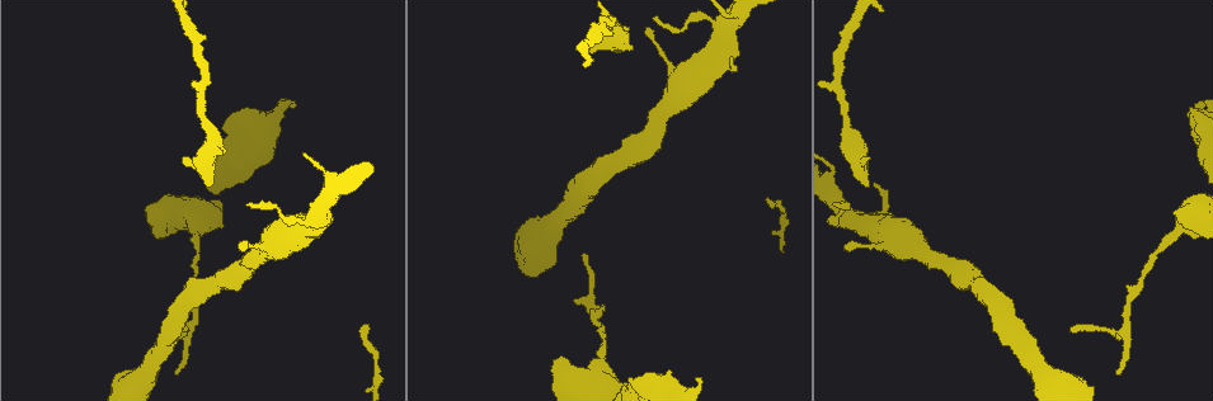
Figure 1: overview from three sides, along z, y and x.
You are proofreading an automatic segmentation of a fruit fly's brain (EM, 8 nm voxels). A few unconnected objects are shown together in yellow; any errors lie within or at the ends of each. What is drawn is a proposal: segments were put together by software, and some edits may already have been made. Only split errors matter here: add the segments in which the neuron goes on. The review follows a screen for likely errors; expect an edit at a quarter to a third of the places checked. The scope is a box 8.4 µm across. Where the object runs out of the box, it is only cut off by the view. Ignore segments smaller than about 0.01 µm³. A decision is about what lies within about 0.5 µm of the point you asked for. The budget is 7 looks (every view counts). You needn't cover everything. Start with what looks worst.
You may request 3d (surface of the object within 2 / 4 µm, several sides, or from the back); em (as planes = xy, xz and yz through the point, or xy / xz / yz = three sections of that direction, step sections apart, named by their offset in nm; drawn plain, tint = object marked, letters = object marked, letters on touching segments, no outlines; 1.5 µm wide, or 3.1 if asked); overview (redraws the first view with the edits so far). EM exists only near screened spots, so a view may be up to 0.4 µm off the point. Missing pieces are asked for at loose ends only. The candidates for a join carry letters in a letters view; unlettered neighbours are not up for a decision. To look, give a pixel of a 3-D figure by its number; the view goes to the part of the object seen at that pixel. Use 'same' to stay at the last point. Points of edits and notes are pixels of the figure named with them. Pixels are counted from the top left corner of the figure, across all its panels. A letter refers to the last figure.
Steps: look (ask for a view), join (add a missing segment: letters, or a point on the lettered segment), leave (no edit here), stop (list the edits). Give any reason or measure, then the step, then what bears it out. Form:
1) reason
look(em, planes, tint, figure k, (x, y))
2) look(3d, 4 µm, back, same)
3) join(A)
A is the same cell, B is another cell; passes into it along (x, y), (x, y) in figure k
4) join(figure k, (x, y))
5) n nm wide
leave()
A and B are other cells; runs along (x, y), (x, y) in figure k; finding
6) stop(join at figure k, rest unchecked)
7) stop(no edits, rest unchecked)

branch stops here
look(3d, 4 µm, figure 1, (183, 159))

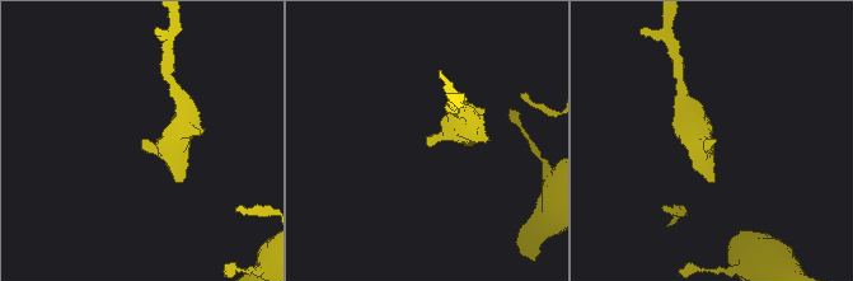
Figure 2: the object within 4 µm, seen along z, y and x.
look(em, planes, letters, figure 2, (712, 143))

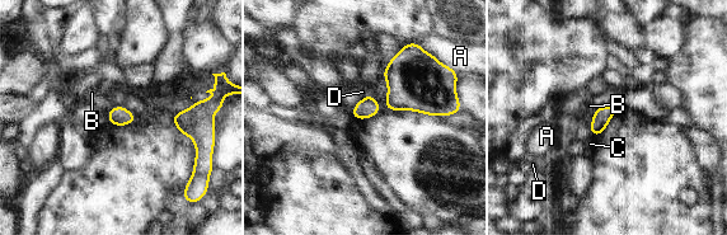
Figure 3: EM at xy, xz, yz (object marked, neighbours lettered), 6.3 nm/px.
leave()
A, B, C and D are other cells; border along (113, 106), (107, 112) in figure 3; no lettered segment goes on from it

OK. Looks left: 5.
thin end
look(em, planes, plain, figure 1, (1069, 329))

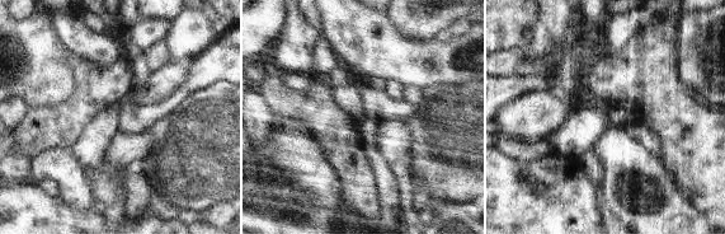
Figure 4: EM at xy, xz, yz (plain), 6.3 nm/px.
what lies round it
look(em, planes, letters, same)

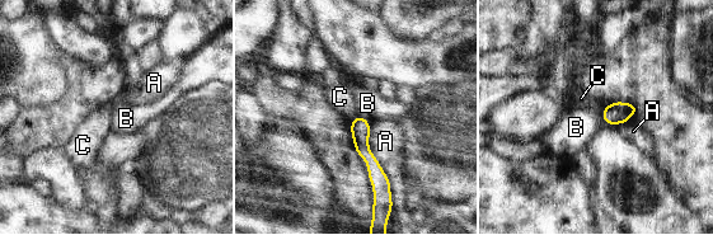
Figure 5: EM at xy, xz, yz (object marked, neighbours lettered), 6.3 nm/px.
leave()
A, B and C are other cells; runs along (356, 120), (375, 187) in figure 5; no lettered segment goes on from it

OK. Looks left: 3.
tapers out
look(em, xy, step 4, tint, figure 1, (733, 57))

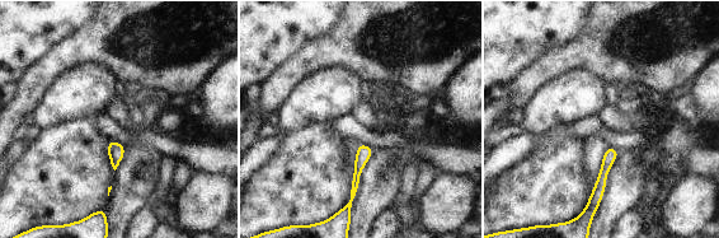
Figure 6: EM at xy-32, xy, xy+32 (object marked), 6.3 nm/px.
look(em, planes, tint, same)

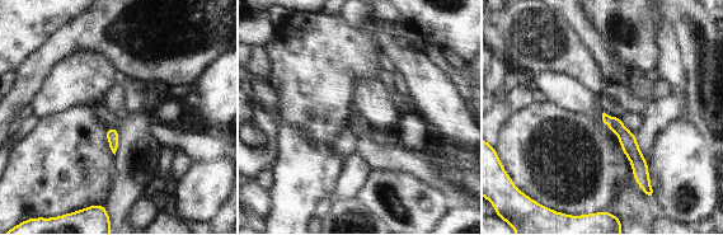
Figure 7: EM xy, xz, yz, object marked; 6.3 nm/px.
look(em, planes, letters, same)

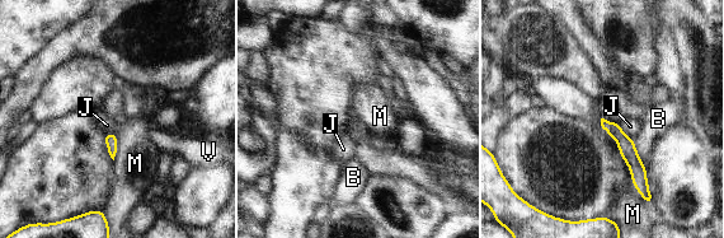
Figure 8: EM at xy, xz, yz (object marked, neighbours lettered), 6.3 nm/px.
leave()
B, J, M and V are other cells; border along (626, 166), (634, 188), (643, 197) in figure 8; none of them fits

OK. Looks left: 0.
stop(no edits, rest unchecked)

